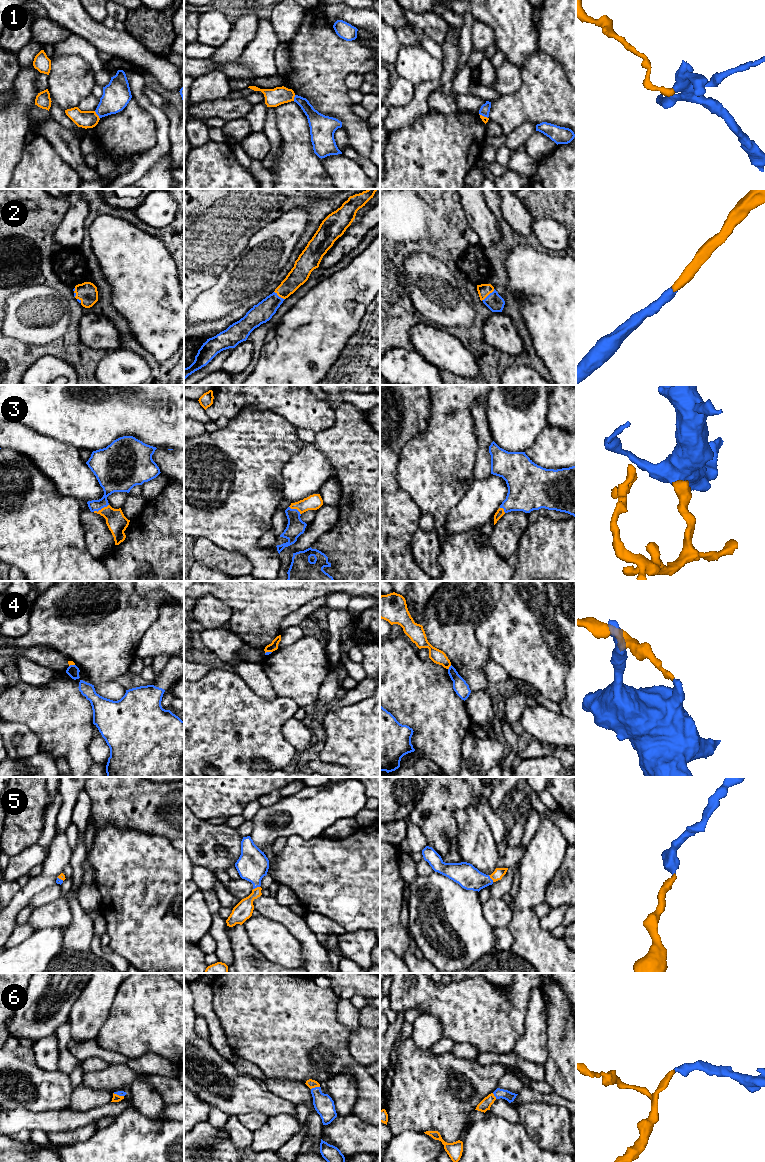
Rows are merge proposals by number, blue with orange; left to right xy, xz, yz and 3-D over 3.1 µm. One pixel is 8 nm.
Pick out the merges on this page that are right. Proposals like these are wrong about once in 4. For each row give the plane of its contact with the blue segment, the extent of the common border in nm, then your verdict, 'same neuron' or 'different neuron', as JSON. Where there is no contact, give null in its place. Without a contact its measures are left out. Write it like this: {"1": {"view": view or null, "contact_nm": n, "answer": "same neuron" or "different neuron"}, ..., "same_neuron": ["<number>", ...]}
{"1": {"view": "xy", "contact_nm": 80, "answer": "different neuron"}, "2": {"view": "yz", "contact_nm": 140, "answer": "same neuron"}, "3": {"view": "xy", "contact_nm": 140, "answer": "same neuron"}, "4": {"view": "yz", "contact_nm": 50, "answer": "different neuron"}, "5": {"view": "xz", "contact_nm": 60, "answer": "same neuron"}, "6": {"view": "xz", "contact_nm": 80, "answer": "same neuron"}, "same_neuron": ["2", "3", "5", "6"]}

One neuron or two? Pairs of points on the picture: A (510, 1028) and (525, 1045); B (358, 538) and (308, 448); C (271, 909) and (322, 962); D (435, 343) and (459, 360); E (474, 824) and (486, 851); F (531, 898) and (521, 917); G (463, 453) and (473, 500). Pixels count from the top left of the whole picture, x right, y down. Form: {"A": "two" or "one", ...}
{"A": "two", "B": "two", "C": "one", "D": "one", "E": "one", "F": "two", "G": "two"}

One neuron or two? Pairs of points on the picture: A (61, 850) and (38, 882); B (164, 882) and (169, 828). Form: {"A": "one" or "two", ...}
{"A": "one", "B": "two"}

